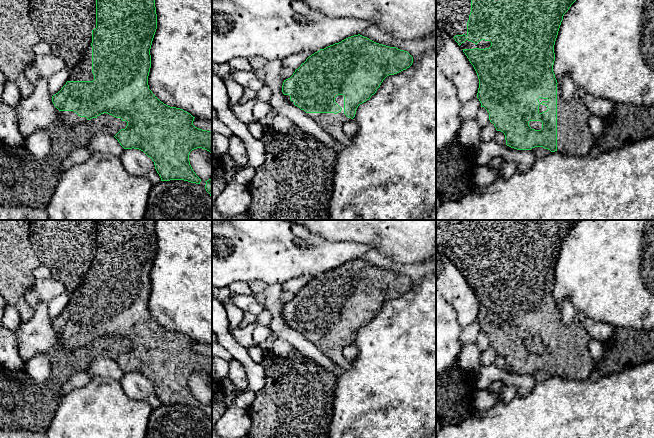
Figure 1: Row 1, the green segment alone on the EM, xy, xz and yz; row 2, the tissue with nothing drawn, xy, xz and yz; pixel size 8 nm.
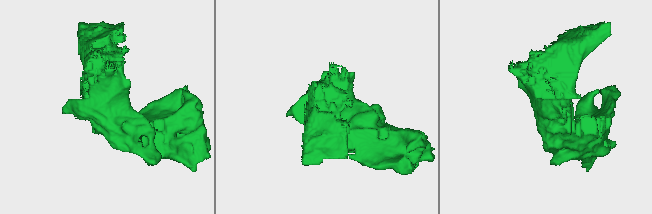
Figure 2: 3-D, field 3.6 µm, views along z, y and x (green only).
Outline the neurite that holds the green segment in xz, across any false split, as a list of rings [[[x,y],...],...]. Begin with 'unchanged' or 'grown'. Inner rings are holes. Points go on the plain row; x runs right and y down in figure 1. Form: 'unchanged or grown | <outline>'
grown | [[[358,258],[309,280],[290,302],[284,304],[282,316],[290,328],[299,331],[346,370],[351,362],[344,357],[343,350],[355,341],[358,330],[376,317],[387,300],[406,294],[412,287],[413,281],[407,275],[376,267]]]

